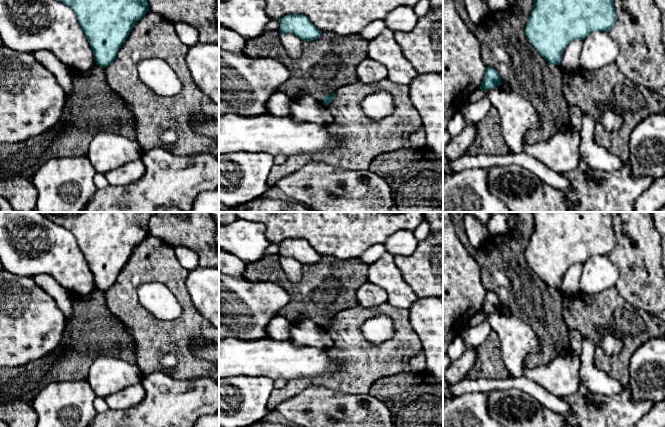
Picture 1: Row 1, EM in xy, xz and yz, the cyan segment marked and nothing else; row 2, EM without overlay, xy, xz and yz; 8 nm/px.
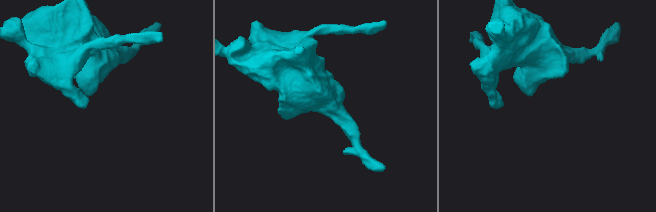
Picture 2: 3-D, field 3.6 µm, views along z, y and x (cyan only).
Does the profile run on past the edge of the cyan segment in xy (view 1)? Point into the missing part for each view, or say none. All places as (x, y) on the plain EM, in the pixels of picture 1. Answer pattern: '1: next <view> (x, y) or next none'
1: next none

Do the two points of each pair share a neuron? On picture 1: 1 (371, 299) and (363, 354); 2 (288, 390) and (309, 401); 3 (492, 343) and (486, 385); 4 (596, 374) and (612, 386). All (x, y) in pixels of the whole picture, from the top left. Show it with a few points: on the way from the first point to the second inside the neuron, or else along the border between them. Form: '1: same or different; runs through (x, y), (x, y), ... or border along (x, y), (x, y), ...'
1: different; border along (387, 301), (372, 307), (362, 307), (359, 305)
2: different; border along (318, 385), (307, 386), (281, 401), (276, 407)
3: different; border along (509, 376), (504, 378), (468, 377)
4: same; runs through (600, 378), (608, 386)

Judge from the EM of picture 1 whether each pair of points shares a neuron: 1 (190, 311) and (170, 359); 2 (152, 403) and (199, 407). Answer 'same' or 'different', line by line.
1: different
2: same

